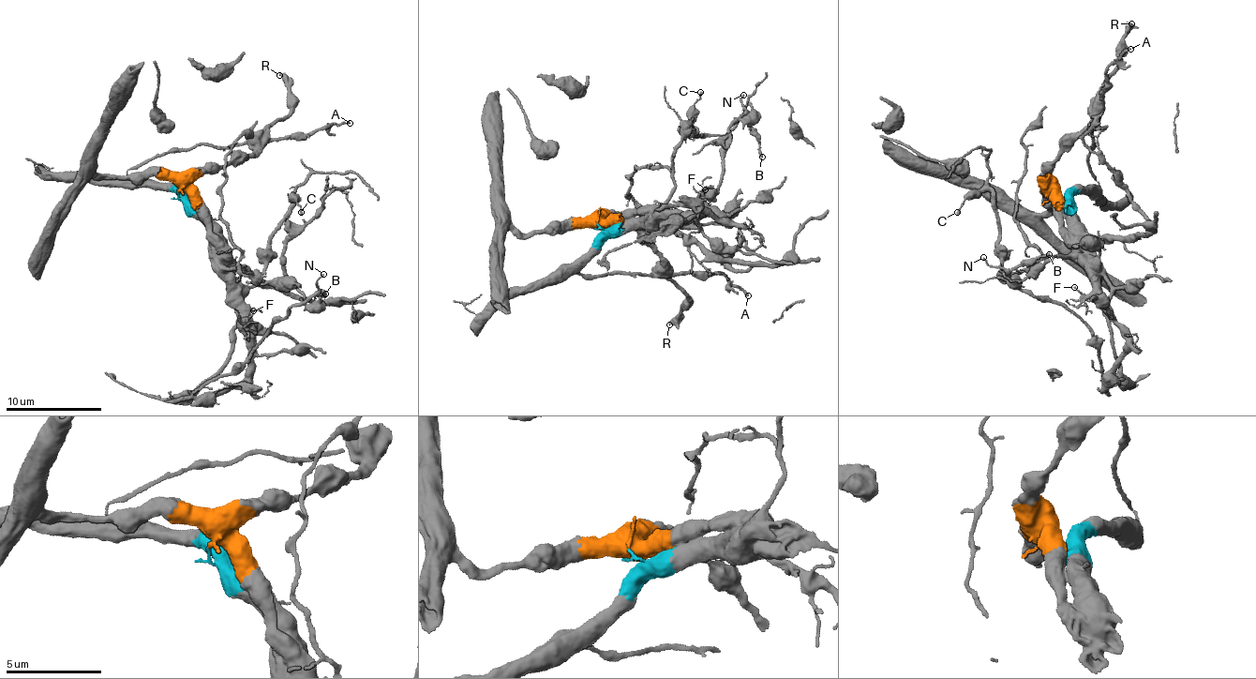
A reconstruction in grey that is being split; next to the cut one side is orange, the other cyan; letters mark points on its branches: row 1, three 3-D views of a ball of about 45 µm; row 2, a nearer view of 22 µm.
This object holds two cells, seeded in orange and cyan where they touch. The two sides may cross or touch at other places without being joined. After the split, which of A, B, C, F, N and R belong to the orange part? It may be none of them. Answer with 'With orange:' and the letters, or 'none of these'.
With orange: A, R

